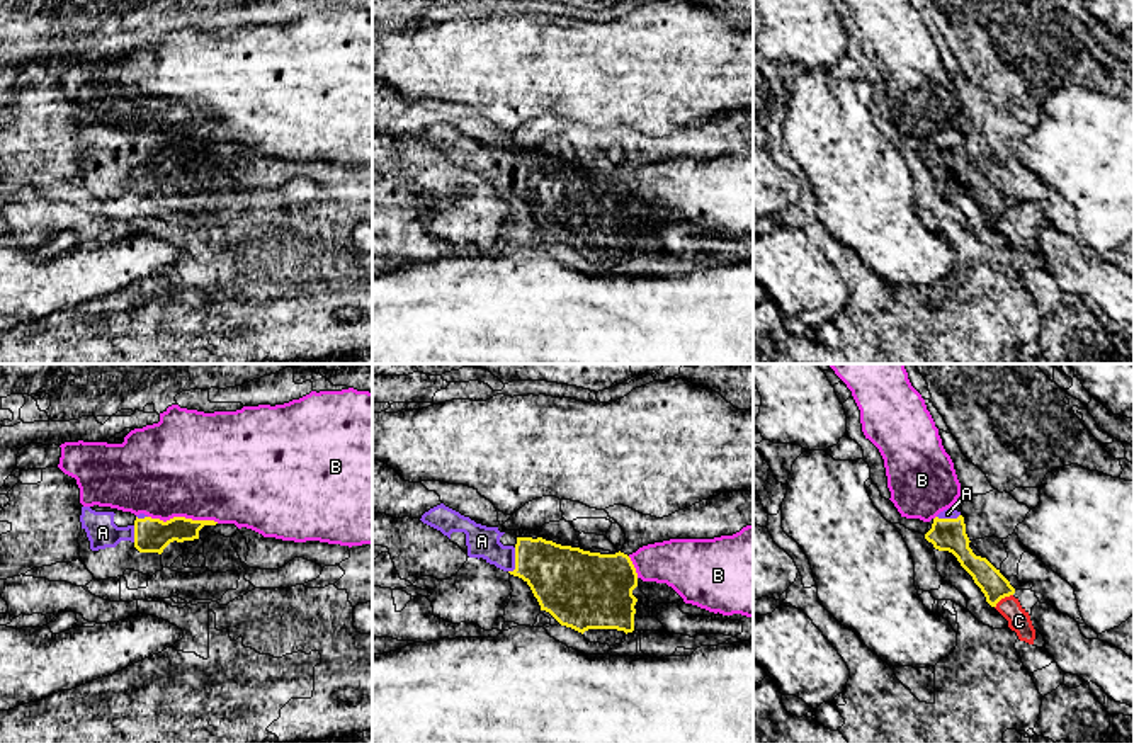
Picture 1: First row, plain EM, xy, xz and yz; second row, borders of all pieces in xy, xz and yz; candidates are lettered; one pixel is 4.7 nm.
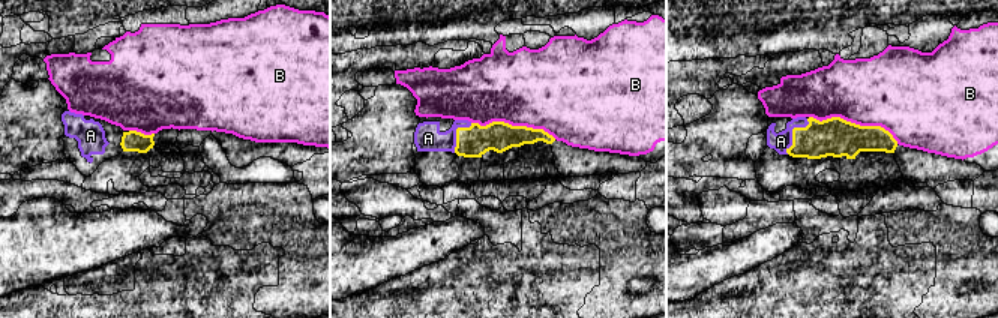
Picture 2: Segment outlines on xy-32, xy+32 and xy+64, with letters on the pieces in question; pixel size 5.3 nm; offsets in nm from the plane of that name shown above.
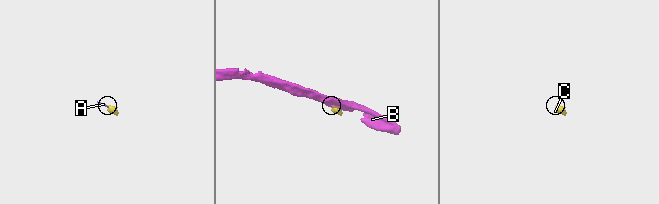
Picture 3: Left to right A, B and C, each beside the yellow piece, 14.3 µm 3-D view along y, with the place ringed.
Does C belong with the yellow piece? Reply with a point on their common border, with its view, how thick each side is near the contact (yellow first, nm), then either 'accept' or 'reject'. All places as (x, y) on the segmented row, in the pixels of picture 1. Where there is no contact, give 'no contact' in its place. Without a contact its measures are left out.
yz (1002, 597) | 130/110 nm | reject

